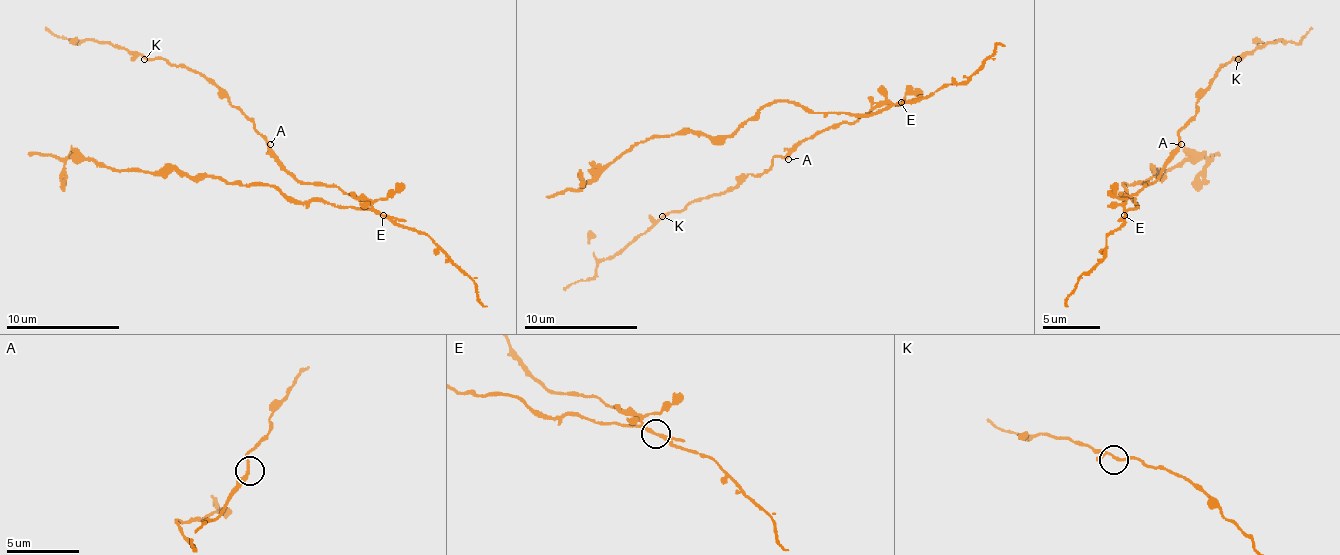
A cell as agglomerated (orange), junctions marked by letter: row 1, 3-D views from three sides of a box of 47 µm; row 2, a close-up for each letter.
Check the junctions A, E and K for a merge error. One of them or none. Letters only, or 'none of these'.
E

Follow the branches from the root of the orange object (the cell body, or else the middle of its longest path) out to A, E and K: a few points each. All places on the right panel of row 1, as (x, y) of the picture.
A: (1138, 193), (1161, 173), (1169, 156), (1181, 144)
E: (1138, 193), (1127, 199), (1124, 216)
K: (1138, 193), (1161, 173), (1178, 147), (1178, 133), (1192, 122), (1195, 102), (1209, 88), (1215, 73), (1238, 59)

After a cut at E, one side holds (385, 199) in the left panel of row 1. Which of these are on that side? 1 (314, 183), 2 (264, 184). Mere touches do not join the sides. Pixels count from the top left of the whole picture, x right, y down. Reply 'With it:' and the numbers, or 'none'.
With it: 1

